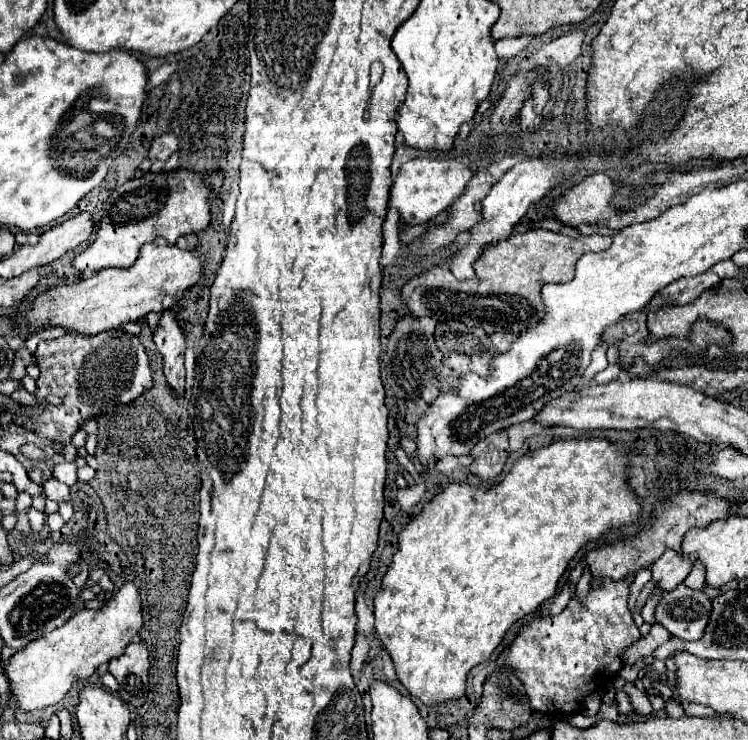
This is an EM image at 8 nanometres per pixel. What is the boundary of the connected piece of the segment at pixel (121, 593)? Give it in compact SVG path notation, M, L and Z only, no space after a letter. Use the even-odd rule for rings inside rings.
M124 582L124 586L114 592L102 608L82 608L66 620L64 626L48 632L36 642L30 642L24 650L18 650L4 670L10 678L20 710L30 712L60 702L74 682L88 680L102 664L108 664L112 658L120 656L126 644L132 642L132 638L142 630L142 624L140 590L134 582Z

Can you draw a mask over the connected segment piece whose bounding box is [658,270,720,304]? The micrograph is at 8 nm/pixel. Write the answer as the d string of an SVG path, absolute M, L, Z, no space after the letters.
M708 270L696 278L684 278L684 280L676 280L672 284L668 284L668 288L660 290L658 294L662 294L666 300L674 302L674 304L686 304L696 300L696 296L700 296L700 292L716 286L720 282L720 278Z

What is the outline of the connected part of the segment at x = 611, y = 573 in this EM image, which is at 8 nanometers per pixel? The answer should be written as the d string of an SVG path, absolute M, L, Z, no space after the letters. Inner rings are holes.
M682 490L670 502L658 504L654 510L654 516L656 516L656 522L652 522L652 526L644 528L638 536L628 538L618 544L598 548L598 550L590 550L586 554L586 564L588 564L594 580L606 580L606 578L624 580L626 576L634 576L638 570L650 568L666 550L680 552L680 544L688 530L706 528L712 520L720 520L720 518L728 516L728 500L714 496L714 494Z

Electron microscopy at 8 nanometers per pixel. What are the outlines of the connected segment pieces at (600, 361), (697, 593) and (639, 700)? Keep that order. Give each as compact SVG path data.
M604 342L604 344L598 344L596 352L592 352L592 362L590 362L590 366L586 368L586 372L584 372L586 378L592 378L596 372L600 372L600 370L604 370L604 368L608 366L606 350L608 350L608 344Z
M680 584L660 598L654 618L672 636L682 640L700 640L708 624L710 610L712 602L702 590L692 590Z
M626 684L624 690L628 692L630 702L632 702L636 714L640 714L642 718L648 718L648 716L652 714L652 704L650 704L650 700L648 700L648 694L642 692L642 690L638 690L634 684Z

